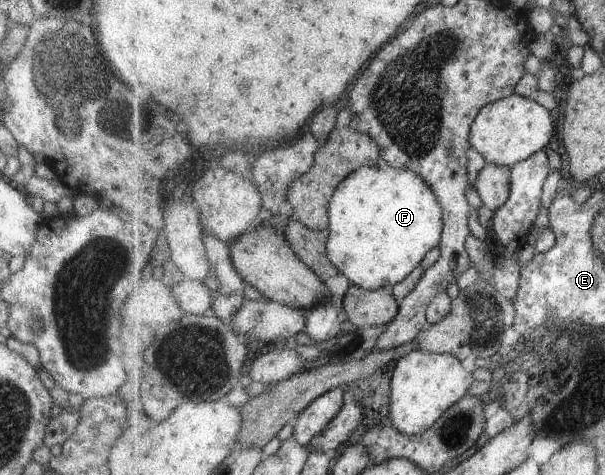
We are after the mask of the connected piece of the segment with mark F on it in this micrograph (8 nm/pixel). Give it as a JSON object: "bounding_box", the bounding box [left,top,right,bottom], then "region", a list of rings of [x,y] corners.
{"bounding_box":[327,163,444,291],"region":[[[381,163],[378,166],[365,166],[361,169],[357,169],[352,175],[349,175],[348,179],[345,179],[344,183],[341,183],[340,187],[337,187],[333,198],[331,199],[331,204],[329,205],[329,237],[327,237],[327,257],[329,261],[337,267],[340,274],[344,275],[349,279],[352,284],[355,284],[367,291],[376,291],[377,289],[397,286],[403,279],[409,278],[409,275],[413,274],[413,271],[417,270],[425,260],[425,255],[429,254],[440,245],[442,236],[444,235],[444,211],[441,207],[441,201],[437,199],[436,192],[433,191],[429,183],[425,183],[425,179],[409,169],[409,167],[391,167],[391,165],[386,165]]]}

